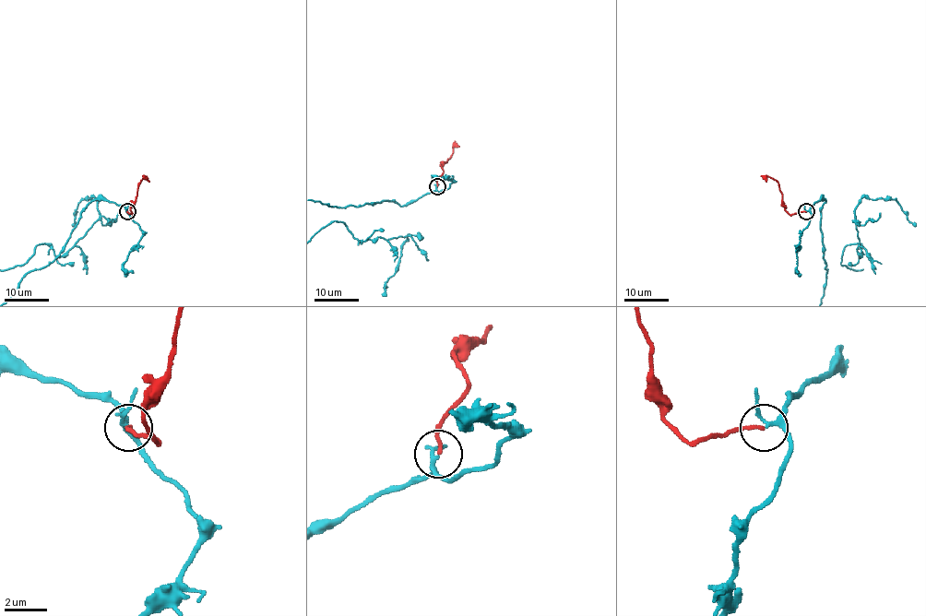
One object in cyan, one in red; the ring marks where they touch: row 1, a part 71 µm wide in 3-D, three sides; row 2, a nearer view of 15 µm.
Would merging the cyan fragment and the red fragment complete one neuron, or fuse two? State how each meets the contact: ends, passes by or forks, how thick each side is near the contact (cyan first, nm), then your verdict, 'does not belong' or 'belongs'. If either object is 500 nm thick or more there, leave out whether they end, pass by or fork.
cyan forks; red ends; calibres 170 and 170 nm; belongs

